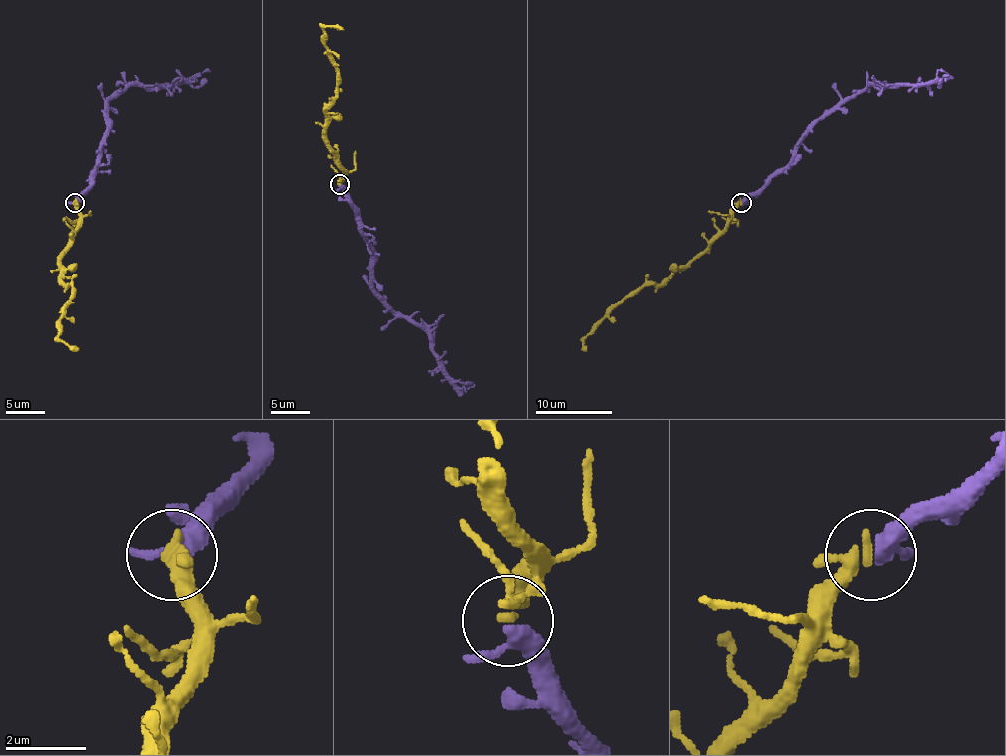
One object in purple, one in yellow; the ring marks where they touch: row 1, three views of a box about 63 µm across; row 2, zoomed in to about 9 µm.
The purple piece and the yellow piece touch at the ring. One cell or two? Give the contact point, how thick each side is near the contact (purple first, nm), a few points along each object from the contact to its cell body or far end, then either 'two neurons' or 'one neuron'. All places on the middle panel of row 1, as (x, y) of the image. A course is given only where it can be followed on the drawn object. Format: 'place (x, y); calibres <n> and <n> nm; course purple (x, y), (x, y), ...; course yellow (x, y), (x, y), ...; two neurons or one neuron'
place (339, 184); calibres 360 and 260 nm; course purple (340, 185), (373, 253), (373, 290), (427, 332), (438, 367), (454, 382), (467, 388), (475, 384); course yellow (340, 183), (344, 168), (328, 145), (326, 127), (336, 69), (323, 29), (344, 29); one neuron

